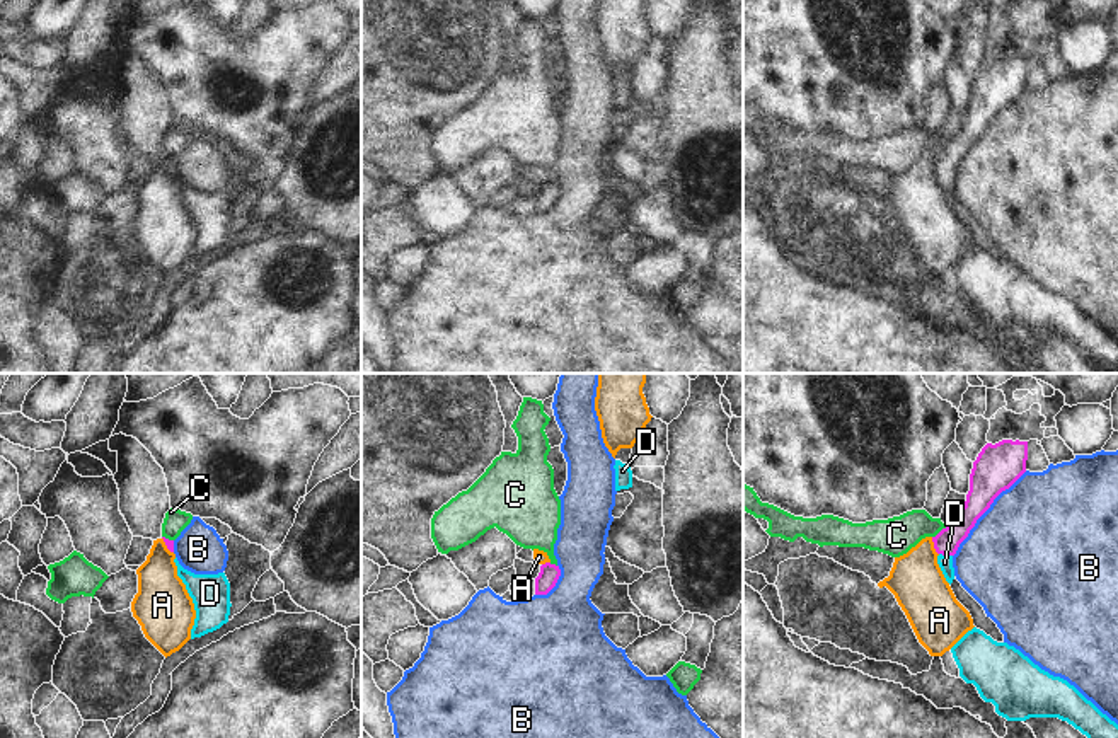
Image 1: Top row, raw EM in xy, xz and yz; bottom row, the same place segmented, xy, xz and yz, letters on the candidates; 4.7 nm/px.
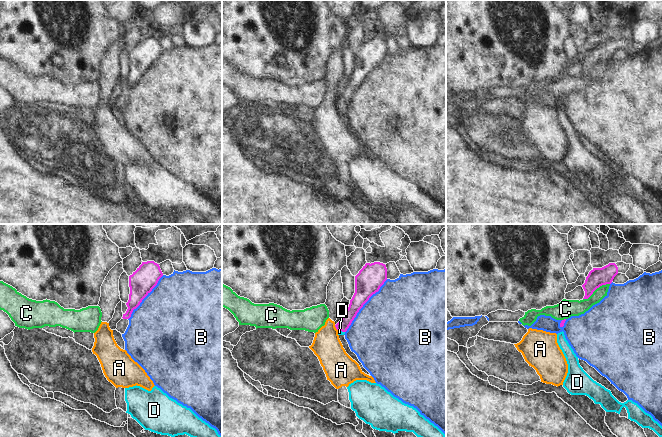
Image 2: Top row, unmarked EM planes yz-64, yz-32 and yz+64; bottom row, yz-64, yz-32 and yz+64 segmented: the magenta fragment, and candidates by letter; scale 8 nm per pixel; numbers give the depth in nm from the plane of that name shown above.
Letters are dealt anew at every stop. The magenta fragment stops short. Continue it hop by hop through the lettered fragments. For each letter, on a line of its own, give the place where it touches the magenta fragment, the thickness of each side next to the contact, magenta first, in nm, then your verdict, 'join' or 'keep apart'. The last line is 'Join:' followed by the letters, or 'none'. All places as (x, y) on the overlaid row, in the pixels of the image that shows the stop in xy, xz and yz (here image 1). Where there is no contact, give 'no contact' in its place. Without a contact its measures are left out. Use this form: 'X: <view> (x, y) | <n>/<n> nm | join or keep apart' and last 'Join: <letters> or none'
A: yz (934, 546) | 120/260 nm | keep apart
B: yz (985, 510) | 220/500 nm | keep apart
C: yz (941, 530) | 120/180 nm | keep apart
D: yz (946, 554) | 120/70 nm | join
Join: D

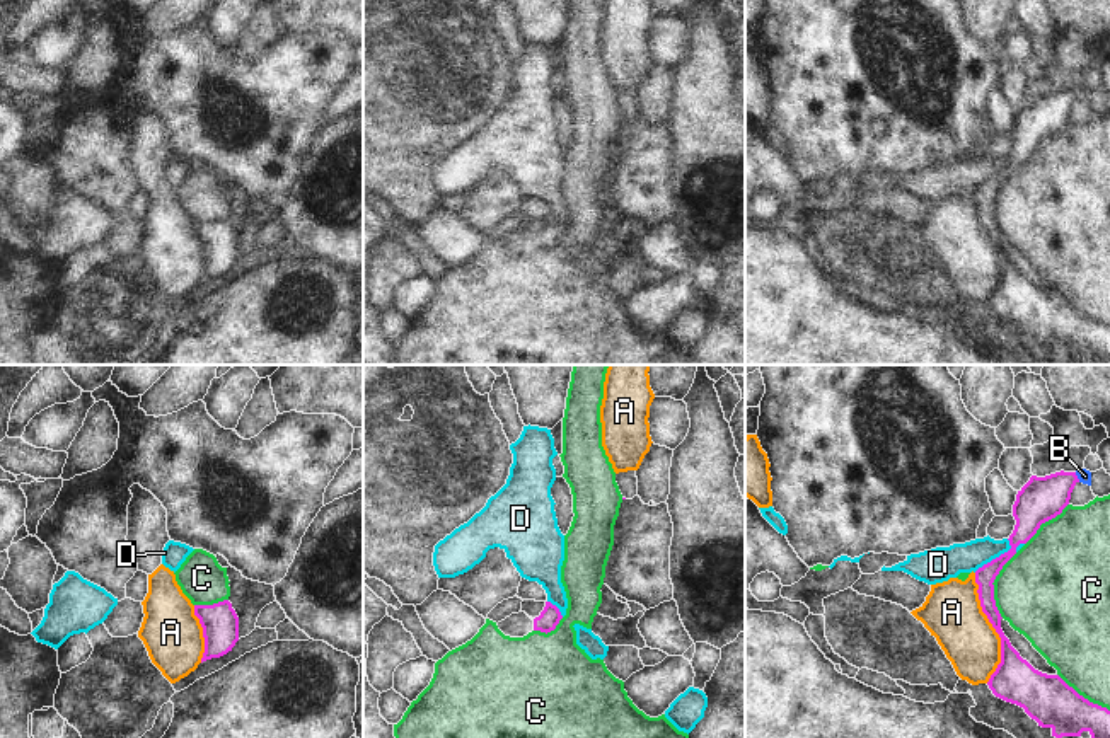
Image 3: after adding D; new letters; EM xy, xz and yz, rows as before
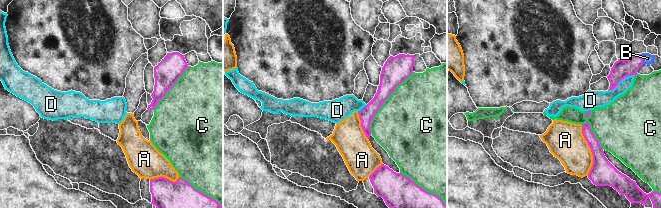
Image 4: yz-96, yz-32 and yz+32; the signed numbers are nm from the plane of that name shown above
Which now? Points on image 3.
A: yz (993, 626) | 170/280 nm | keep apart
B: yz (1076, 478) | 200/60 nm | join
C: yz (993, 585) | 100/460 nm | keep apart
D: yz (996, 558) | 130/160 nm | keep apart
Join: B

